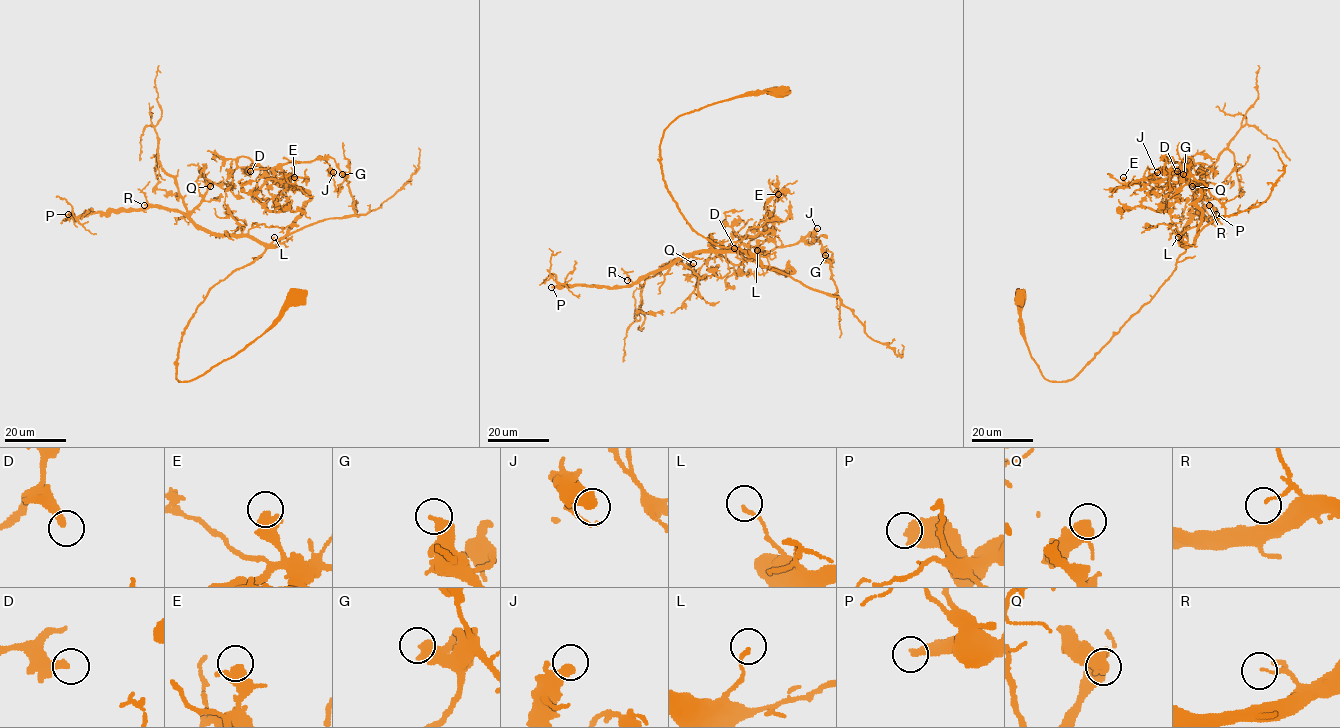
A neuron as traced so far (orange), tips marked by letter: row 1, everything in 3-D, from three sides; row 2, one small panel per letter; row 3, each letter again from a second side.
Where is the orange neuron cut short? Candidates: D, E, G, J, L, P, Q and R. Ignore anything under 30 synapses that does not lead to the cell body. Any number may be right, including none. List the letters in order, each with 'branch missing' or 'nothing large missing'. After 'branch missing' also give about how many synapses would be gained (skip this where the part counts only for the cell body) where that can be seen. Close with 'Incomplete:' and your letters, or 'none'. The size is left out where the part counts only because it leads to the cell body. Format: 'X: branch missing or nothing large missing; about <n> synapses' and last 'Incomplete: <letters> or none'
D: nothing large missing
E: nothing large missing
G: nothing large missing
J: nothing large missing
L: nothing large missing
P: branch missing; about 300 synapses
Q: nothing large missing
R: nothing large missing
Incomplete: P

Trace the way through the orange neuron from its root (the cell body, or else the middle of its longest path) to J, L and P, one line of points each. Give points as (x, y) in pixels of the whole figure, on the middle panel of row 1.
J: (778, 91), (678, 116), (663, 179), (696, 232), (777, 272), (793, 270), (755, 258), (812, 244), (817, 228)
L: (778, 91), (682, 114), (660, 145), (666, 188), (691, 227), (749, 257), (757, 250)
P: (778, 91), (682, 114), (660, 145), (663, 179), (683, 218), (749, 257), (694, 252), (625, 286), (551, 287)

